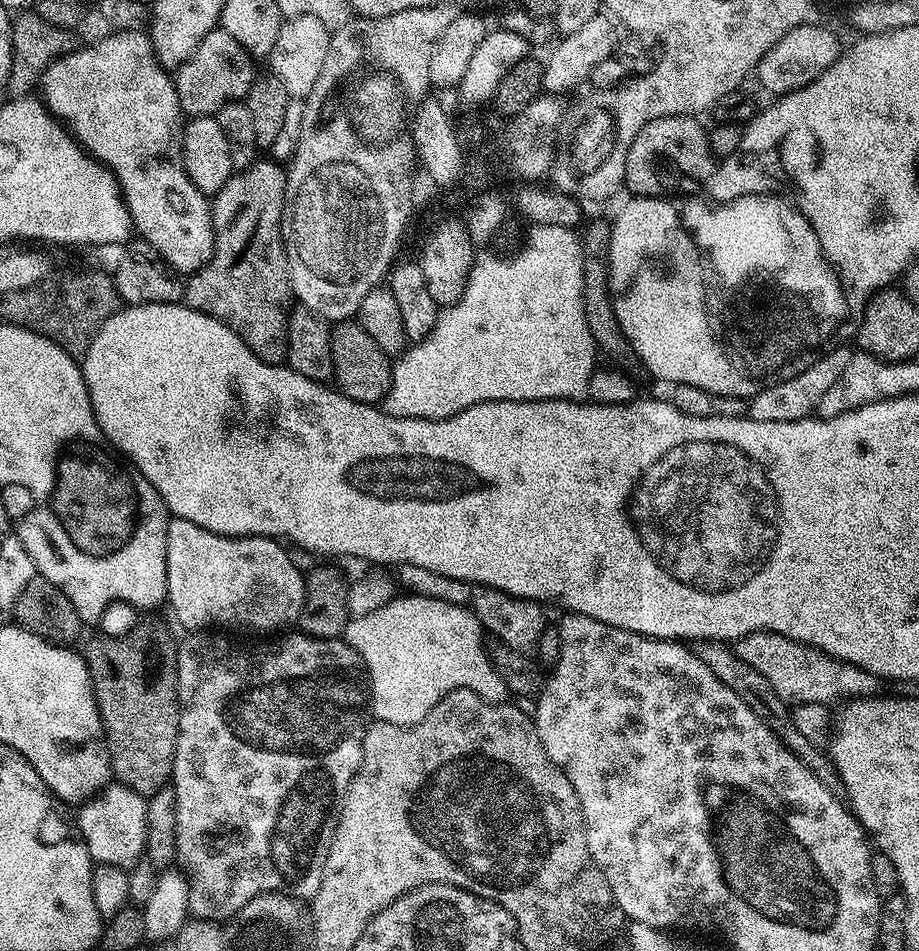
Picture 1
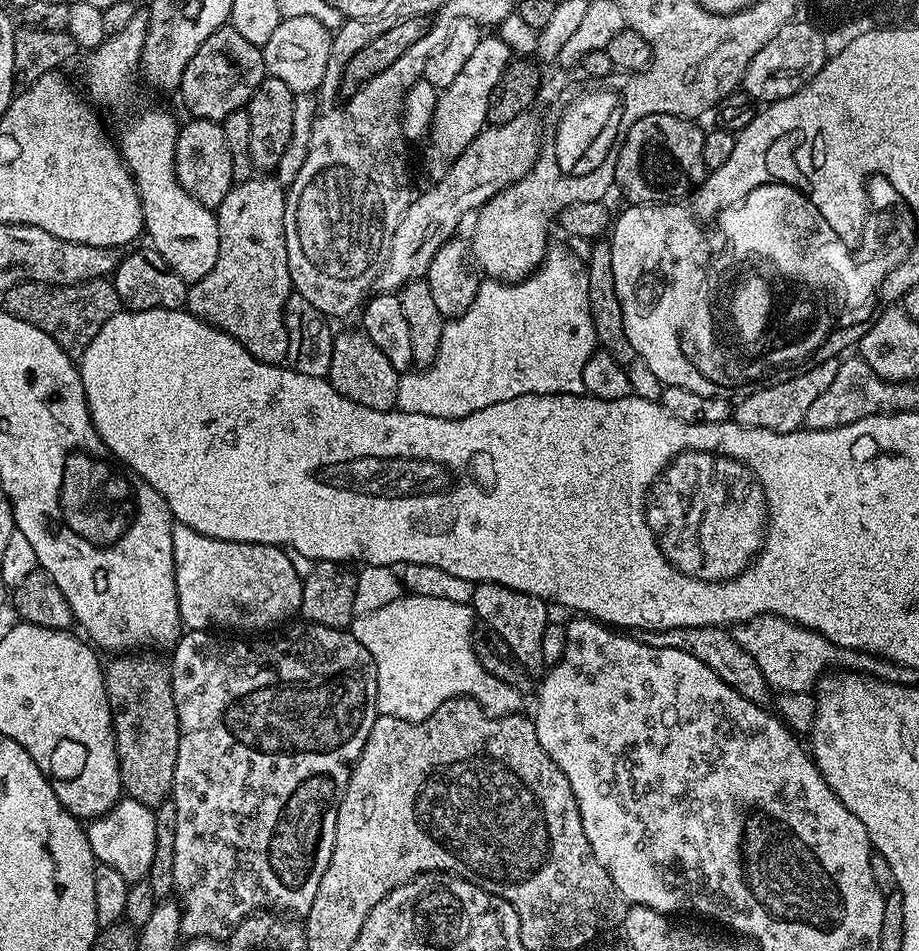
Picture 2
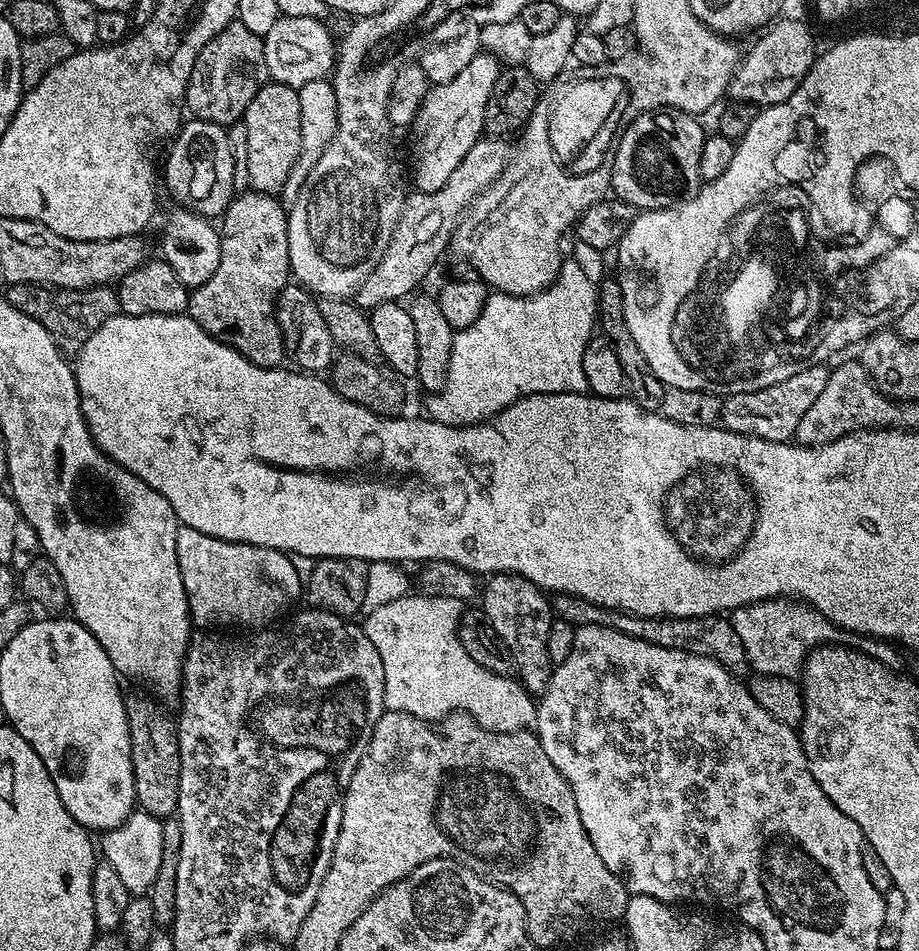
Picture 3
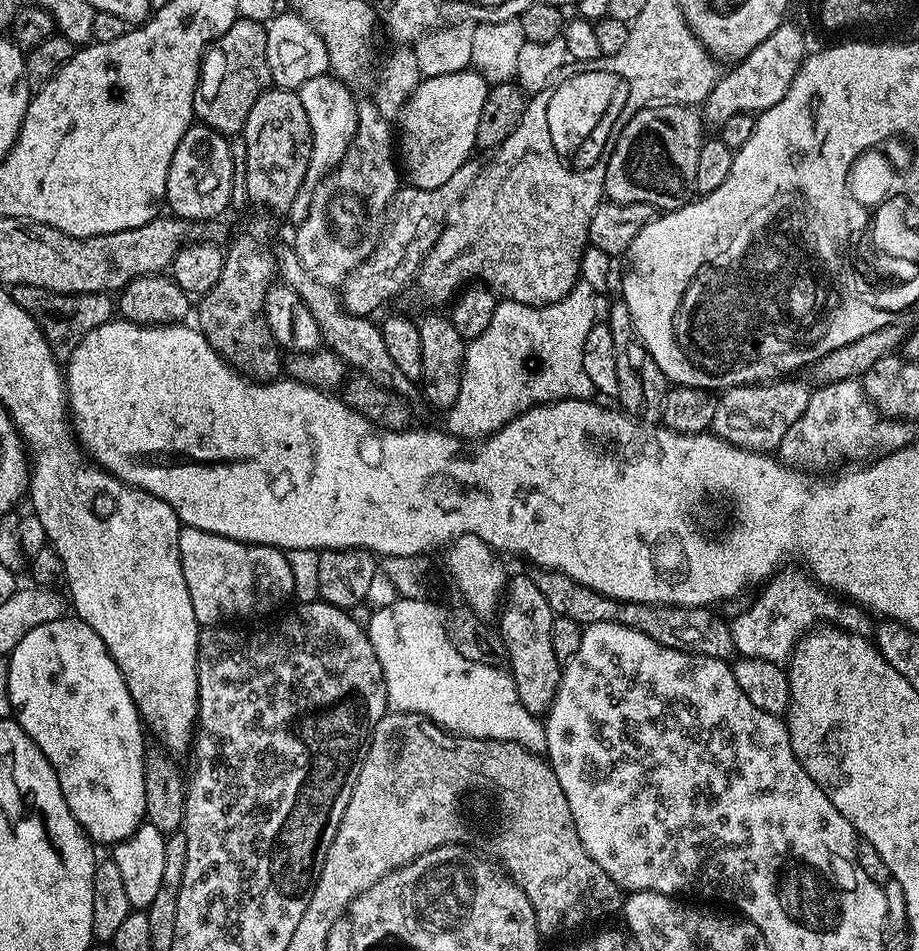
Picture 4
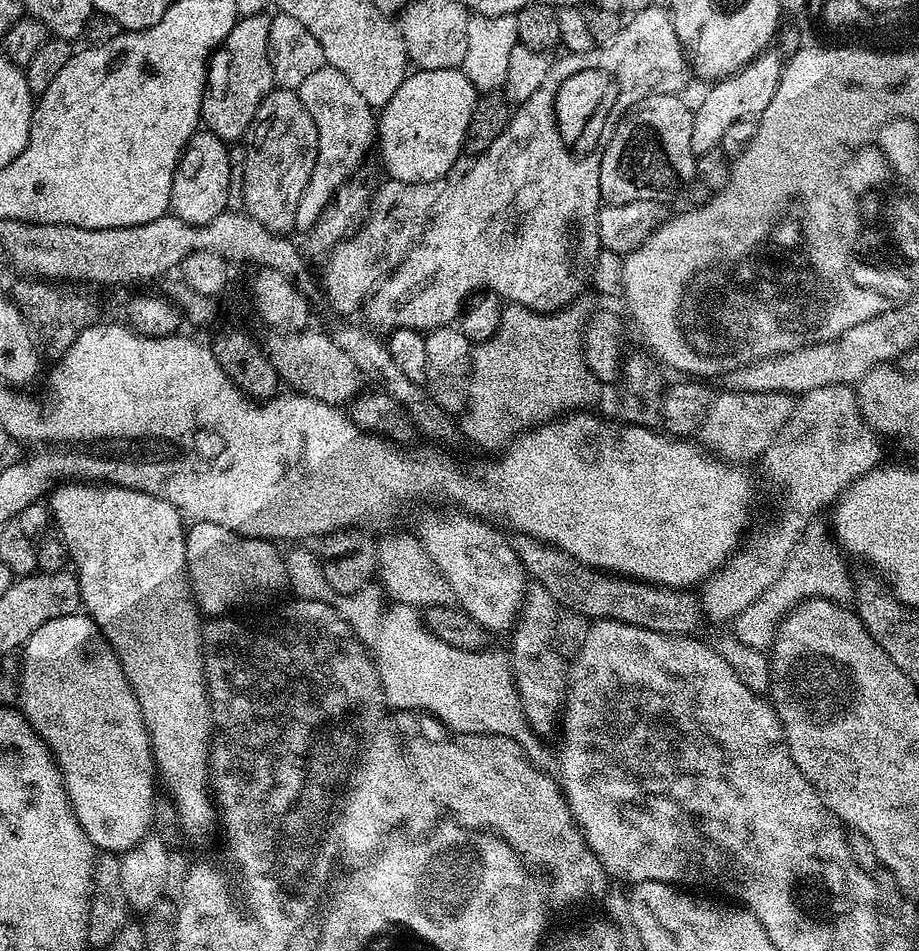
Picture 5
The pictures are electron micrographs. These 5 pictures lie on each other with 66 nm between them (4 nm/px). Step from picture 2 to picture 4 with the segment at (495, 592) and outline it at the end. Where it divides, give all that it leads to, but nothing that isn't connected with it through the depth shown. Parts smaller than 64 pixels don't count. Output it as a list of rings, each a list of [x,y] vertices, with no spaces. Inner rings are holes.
[[[531,575],[516,576],[507,581],[498,609],[500,624],[498,631],[508,651],[507,667],[512,673],[512,681],[518,690],[518,698],[522,698],[522,706],[530,710],[538,718],[547,713],[554,702],[556,691],[560,685],[562,665],[554,658],[554,646],[550,642],[550,626],[554,613],[550,602],[546,602],[546,594],[538,590]]]

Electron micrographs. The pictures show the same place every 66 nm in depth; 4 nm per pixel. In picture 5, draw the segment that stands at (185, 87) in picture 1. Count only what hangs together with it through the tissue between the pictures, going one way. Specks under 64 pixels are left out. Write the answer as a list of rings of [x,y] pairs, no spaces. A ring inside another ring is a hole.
[[[264,12],[253,16],[239,17],[234,30],[230,30],[230,34],[226,34],[223,44],[212,53],[212,58],[208,62],[208,81],[204,87],[200,118],[203,127],[207,131],[213,132],[220,140],[225,142],[243,141],[247,137],[248,129],[256,120],[258,106],[262,106],[264,99],[276,88],[274,70],[270,66],[270,54],[268,53],[271,25],[272,16]]]

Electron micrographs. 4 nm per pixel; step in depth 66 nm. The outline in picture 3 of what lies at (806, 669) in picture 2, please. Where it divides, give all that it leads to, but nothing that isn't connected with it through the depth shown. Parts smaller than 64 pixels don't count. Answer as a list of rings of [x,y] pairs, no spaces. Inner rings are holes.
[[[788,598],[759,600],[756,604],[747,604],[745,608],[735,608],[730,619],[734,634],[742,638],[749,665],[762,676],[799,677],[813,648],[827,643],[839,644],[842,640],[841,629],[835,624],[831,624],[819,612],[805,610]]]

